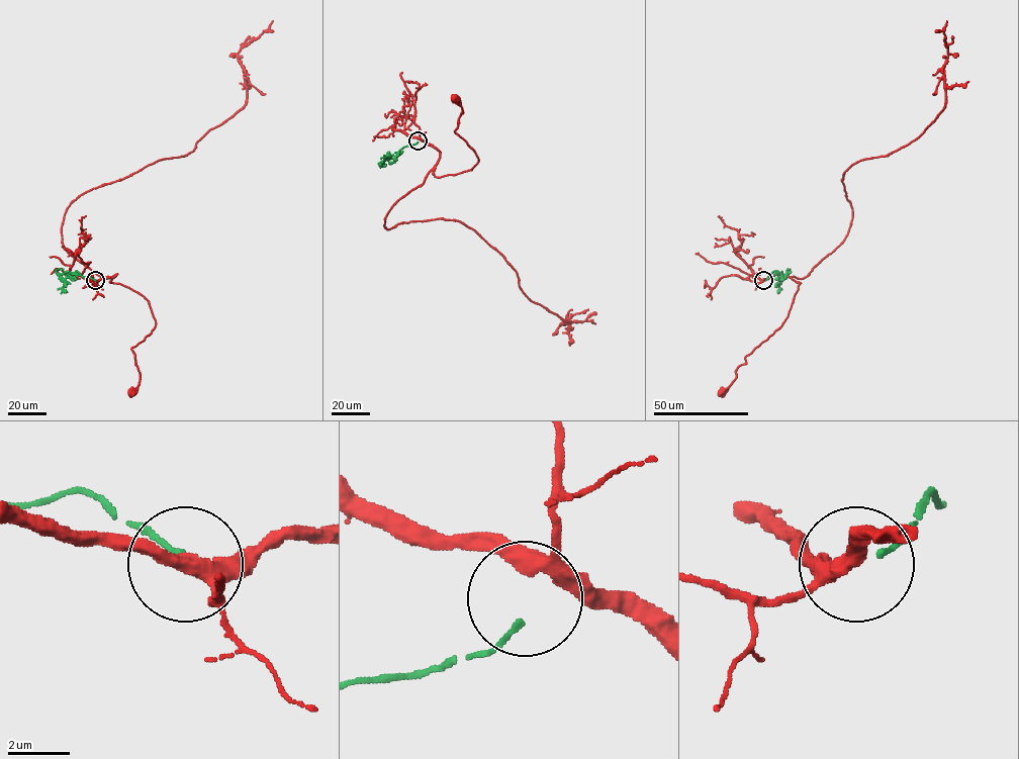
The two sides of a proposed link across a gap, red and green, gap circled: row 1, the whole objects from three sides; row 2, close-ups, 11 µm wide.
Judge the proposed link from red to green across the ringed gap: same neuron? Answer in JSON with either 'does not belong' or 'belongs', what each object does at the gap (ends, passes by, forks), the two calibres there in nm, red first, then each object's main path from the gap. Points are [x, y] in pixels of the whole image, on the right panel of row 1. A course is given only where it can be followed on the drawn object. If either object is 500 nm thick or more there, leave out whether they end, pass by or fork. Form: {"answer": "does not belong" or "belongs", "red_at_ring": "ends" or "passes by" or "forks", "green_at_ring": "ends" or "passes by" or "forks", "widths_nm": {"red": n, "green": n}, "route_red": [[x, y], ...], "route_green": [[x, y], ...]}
{"answer": "does not belong", "red_at_ring": "passes by", "green_at_ring": "ends", "widths_nm": {"red": 480, "green": 200}, "route_red": [[762, 281], [781, 274], [800, 283], [781, 325], [745, 357], [746, 363], [738, 367], [736, 378], [723, 392]], "route_green": [[765, 280], [774, 271], [784, 275], [788, 269]]}

